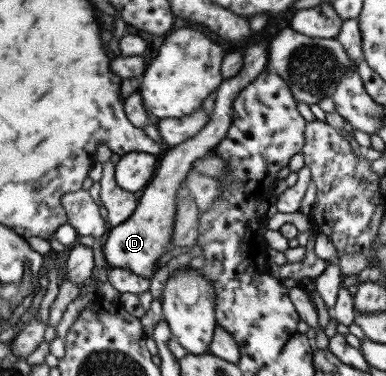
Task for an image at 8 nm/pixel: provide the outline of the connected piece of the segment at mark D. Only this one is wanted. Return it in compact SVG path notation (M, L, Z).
M266 30L265 36L261 41L252 43L250 47L246 47L243 53L243 66L238 75L224 80L217 87L217 96L214 103L214 111L210 116L208 124L204 129L197 133L194 137L171 146L164 154L163 158L159 159L157 169L149 181L149 184L138 196L138 205L135 212L120 225L110 227L108 235L103 245L104 260L108 267L116 266L129 269L142 277L152 278L158 260L170 251L172 247L172 233L174 231L174 222L176 215L176 194L177 189L181 187L182 181L186 179L194 162L201 159L212 150L222 138L227 134L230 124L232 124L232 102L236 99L239 91L244 89L244 86L252 83L262 70L265 69L268 63L268 47L270 41L278 35L272 36Z

